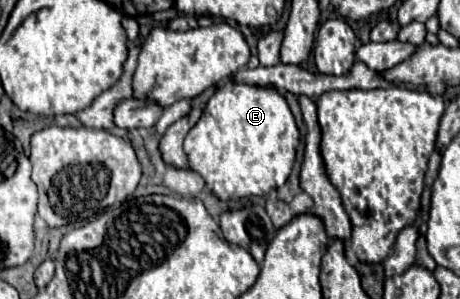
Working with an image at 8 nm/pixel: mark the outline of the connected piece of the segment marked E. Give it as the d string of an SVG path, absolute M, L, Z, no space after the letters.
M221 81L201 119L185 137L189 169L205 179L219 201L263 197L283 187L299 145L299 129L285 97L275 89Z

